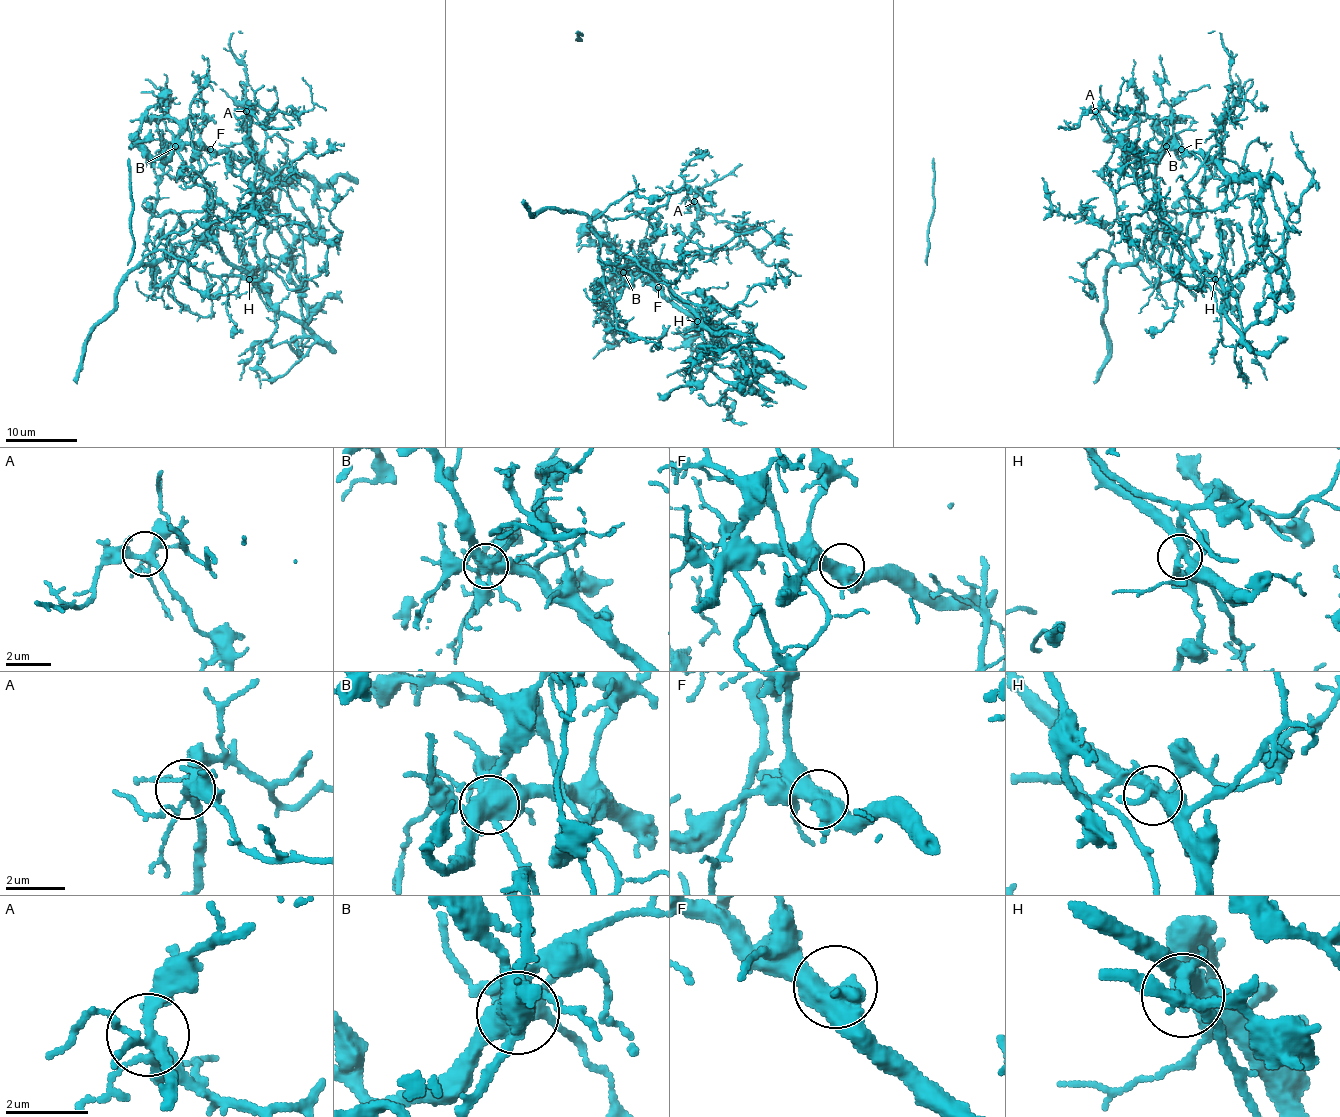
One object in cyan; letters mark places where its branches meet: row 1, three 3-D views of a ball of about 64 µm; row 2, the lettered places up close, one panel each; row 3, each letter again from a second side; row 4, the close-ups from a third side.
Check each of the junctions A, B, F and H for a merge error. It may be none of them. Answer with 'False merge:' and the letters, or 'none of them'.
False merge: B, H

